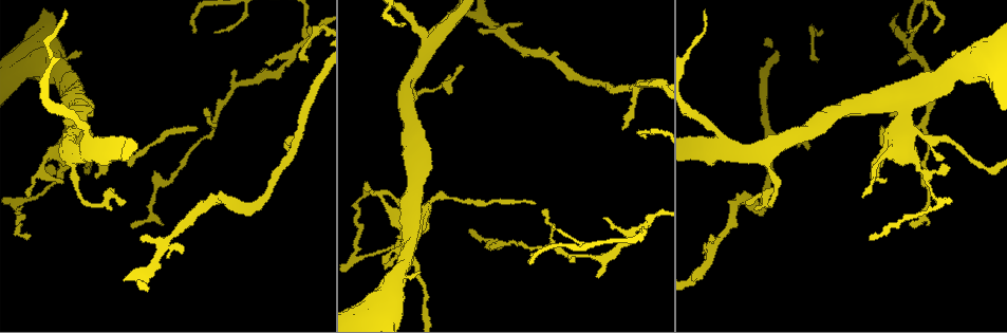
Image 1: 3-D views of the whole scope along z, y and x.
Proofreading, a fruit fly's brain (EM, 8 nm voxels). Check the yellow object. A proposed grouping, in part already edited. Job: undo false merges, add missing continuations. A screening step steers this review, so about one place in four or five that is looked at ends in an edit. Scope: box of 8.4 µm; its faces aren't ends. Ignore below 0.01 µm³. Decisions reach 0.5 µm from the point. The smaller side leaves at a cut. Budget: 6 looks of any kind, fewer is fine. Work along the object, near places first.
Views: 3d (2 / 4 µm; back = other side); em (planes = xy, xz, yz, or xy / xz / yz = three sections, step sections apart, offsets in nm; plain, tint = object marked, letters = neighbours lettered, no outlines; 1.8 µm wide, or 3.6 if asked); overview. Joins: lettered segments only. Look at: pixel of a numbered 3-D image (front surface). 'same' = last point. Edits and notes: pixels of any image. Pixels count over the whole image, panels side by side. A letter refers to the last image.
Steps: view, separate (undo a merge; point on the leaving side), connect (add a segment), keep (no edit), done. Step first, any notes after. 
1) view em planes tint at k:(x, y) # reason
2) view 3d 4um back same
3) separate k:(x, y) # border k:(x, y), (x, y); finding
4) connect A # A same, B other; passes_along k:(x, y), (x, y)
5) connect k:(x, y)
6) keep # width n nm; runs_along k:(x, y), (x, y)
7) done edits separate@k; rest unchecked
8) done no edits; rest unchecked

view em yz step 8 letters at 1:(53, 153) # thick turns thin

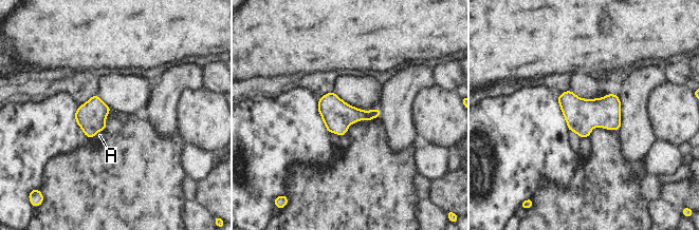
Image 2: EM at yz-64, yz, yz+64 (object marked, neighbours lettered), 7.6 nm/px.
view em xz step 8 letters same

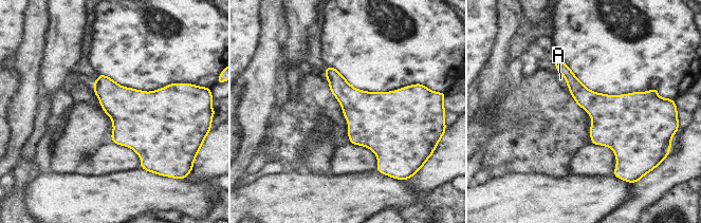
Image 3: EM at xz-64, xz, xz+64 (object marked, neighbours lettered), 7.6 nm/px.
keep # A other; border 3:(556, 69), (564, 77), (570, 92); one neuron here

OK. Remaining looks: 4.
view 3d 4um at 1:(598, 278) # thin end

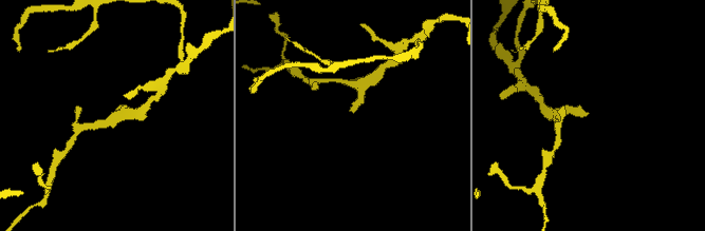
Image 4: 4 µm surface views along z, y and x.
view em planes letters at 4:(353, 112) # shape alone is not enough

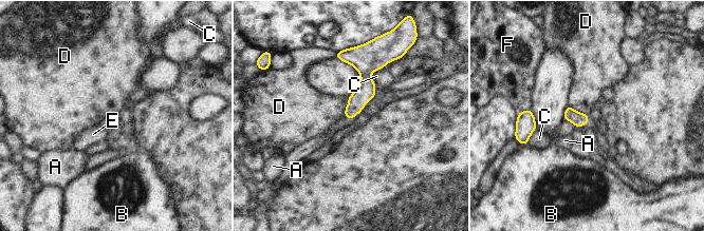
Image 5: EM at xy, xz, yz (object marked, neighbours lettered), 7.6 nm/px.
keep # A other, B other, C other, D other, E other, F other; runs_along 5:(346, 55), (365, 71), (351, 115); none of them fits

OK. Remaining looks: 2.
view 3d 4um back at 1:(300, 45) # thin neck

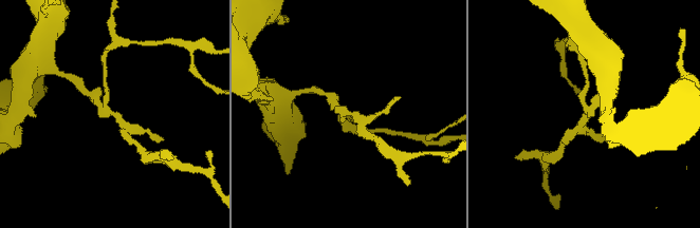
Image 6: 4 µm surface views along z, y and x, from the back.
view em planes letters at 6:(103, 110) # now the EM

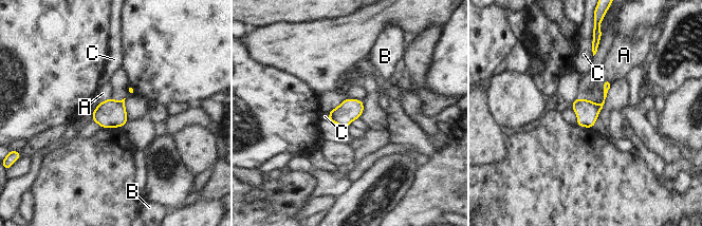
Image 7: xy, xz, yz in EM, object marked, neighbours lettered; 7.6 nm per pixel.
keep # A other, B other, C other; all the same neuron

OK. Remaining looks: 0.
done no edits; rest unchecked

